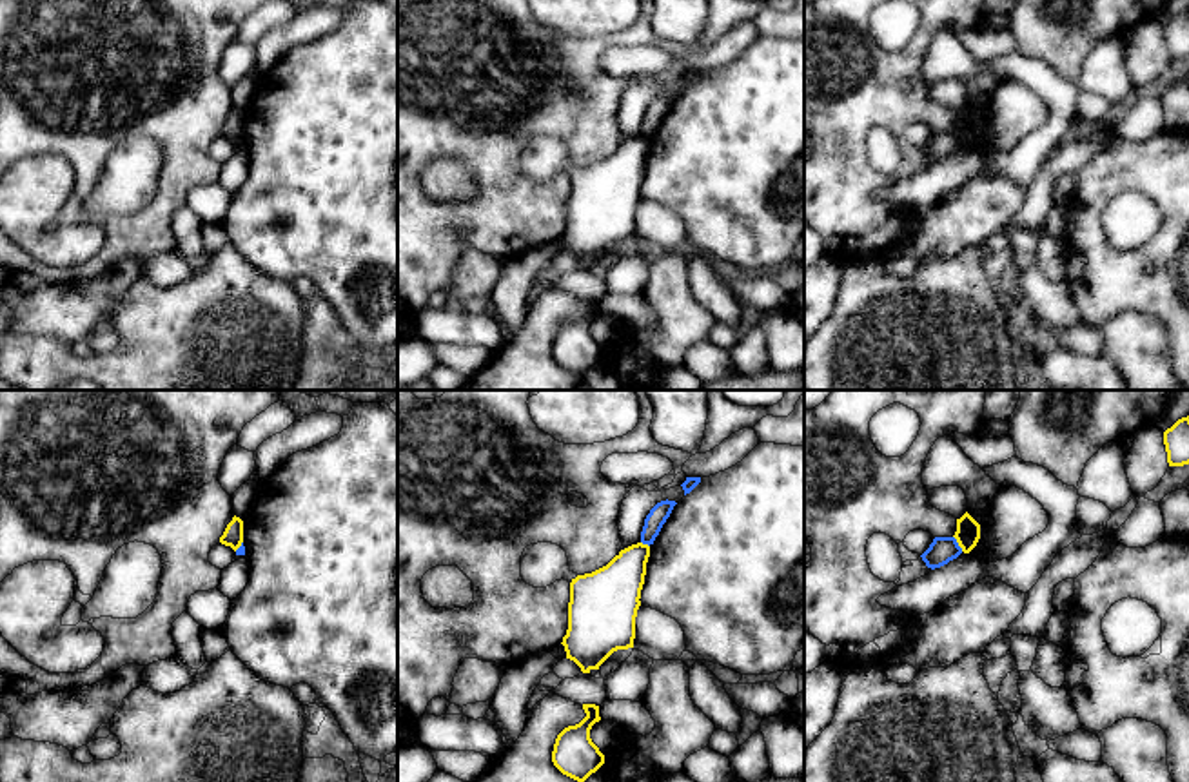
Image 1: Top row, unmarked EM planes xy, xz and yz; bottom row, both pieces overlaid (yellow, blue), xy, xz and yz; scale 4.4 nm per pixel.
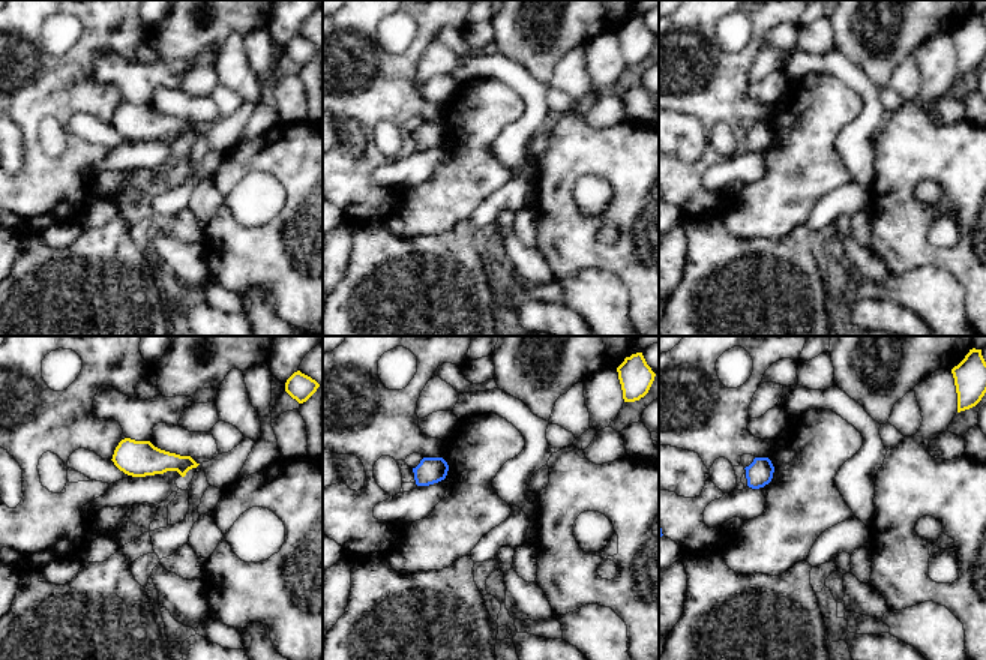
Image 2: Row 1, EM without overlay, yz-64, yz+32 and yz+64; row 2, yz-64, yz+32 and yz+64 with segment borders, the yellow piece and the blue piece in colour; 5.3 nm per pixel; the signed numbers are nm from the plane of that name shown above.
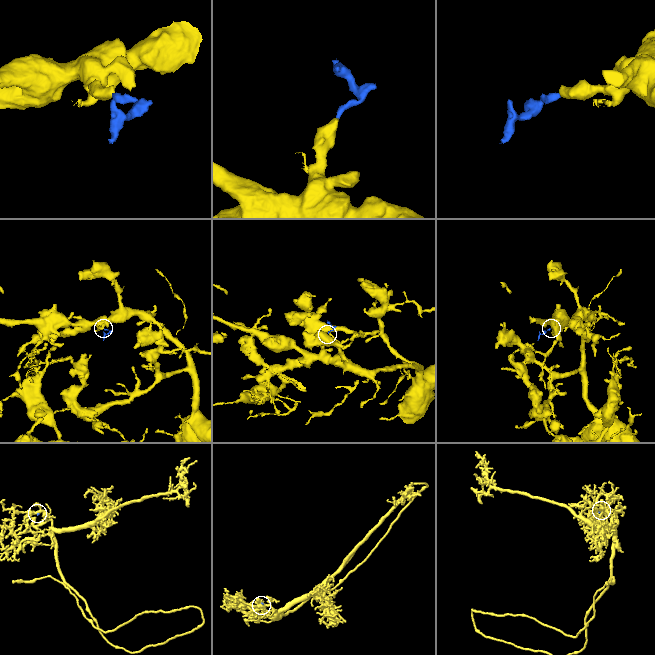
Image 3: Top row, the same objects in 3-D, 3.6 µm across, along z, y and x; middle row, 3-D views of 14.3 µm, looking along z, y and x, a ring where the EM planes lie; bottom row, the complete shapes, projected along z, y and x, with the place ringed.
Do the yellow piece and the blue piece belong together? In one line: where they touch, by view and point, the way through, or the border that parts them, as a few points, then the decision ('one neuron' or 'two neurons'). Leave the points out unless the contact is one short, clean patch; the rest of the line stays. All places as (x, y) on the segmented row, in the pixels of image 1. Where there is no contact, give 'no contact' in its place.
contact yz (957, 541); border yz (953, 536), (962, 550); two neurons

